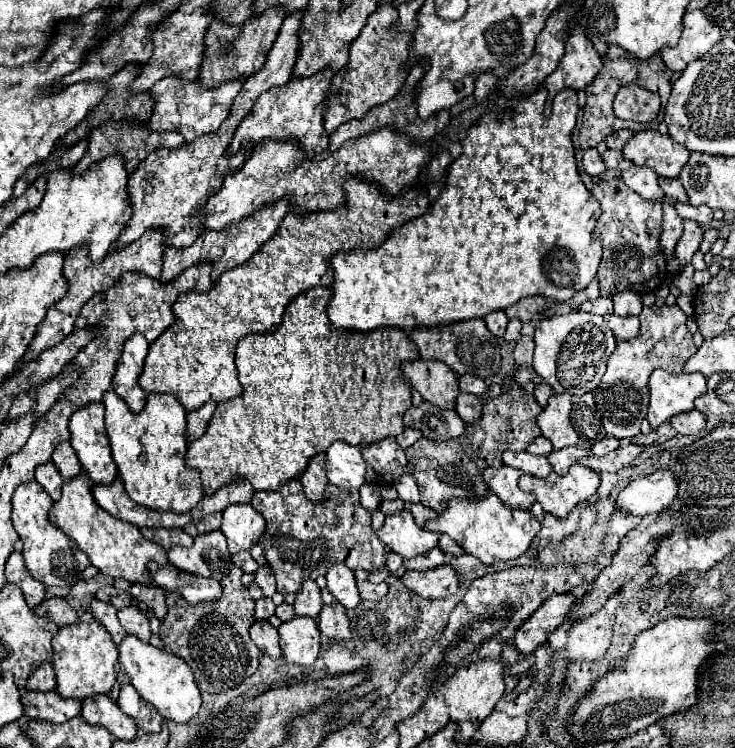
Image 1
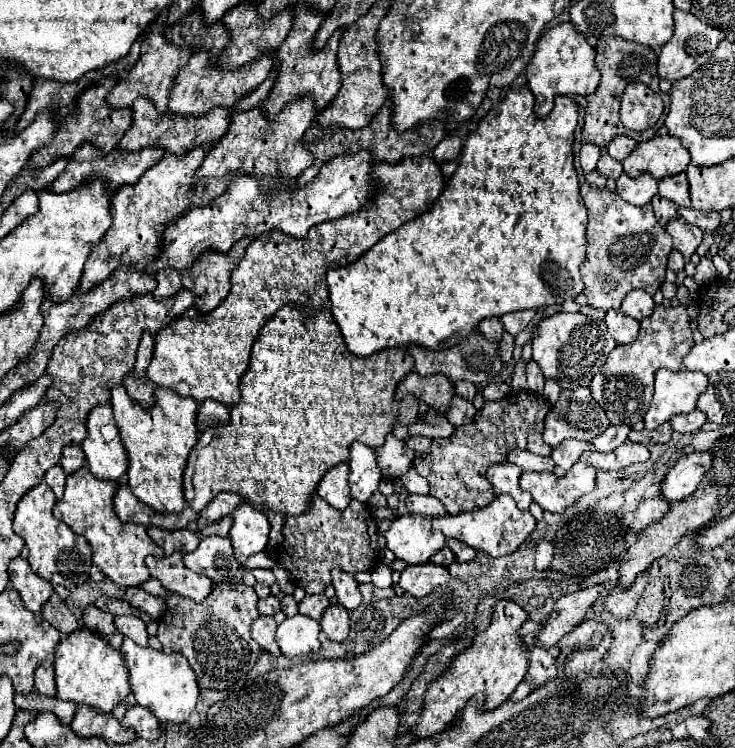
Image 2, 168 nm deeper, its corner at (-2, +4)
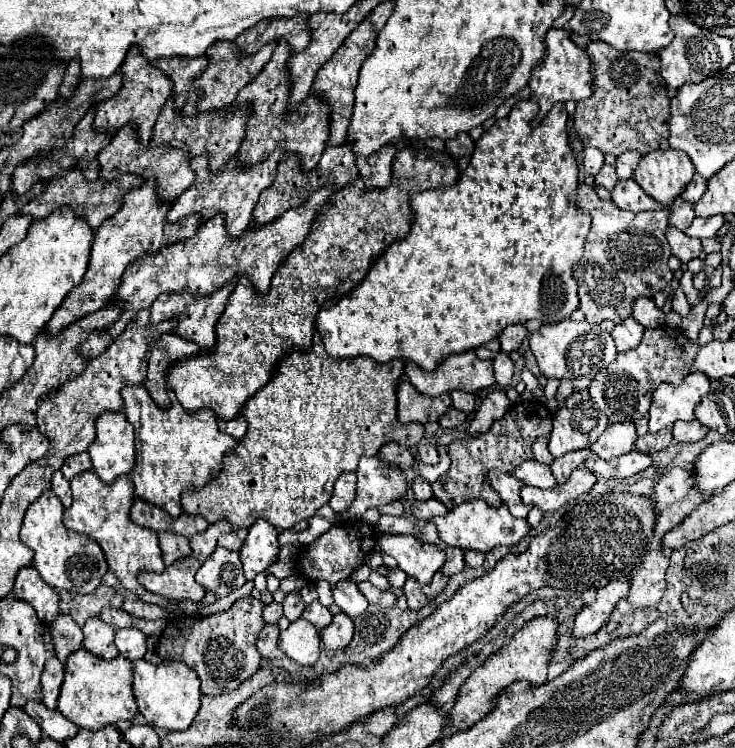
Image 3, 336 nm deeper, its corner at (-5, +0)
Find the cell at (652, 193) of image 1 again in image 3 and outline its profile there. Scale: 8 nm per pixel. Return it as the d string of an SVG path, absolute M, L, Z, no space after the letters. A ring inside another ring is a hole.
M622 179L622 181L618 181L616 187L612 189L612 201L620 209L632 211L632 213L664 209L664 205L658 203L658 201L654 201L650 195L646 195L642 191L642 187L634 179Z

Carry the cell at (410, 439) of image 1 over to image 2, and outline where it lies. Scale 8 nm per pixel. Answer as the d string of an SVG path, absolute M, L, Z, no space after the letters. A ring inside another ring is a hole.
M407 437L405 441L415 453L427 453L429 447L431 447L431 439L425 439L425 437Z

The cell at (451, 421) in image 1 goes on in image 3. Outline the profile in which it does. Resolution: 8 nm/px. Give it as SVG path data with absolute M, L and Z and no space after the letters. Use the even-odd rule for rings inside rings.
M394 441L386 443L386 445L380 449L378 457L380 457L382 461L390 463L390 465L402 465L402 469L406 469L406 467L410 467L410 465L414 463L414 453L412 453L410 449L406 449L406 447L394 443Z

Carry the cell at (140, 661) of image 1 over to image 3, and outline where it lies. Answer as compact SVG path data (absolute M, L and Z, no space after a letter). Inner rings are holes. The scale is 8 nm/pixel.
M138 659L132 661L132 667L132 689L138 709L144 715L146 723L150 723L152 727L166 727L170 731L186 731L200 709L202 693L196 671L192 671L188 665L180 661L152 665L144 659Z

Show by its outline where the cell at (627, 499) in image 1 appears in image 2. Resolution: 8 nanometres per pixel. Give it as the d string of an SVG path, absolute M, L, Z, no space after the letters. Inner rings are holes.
M693 451L689 455L683 455L665 475L661 493L669 503L689 497L703 483L703 477L711 469L711 465L713 465L711 451Z

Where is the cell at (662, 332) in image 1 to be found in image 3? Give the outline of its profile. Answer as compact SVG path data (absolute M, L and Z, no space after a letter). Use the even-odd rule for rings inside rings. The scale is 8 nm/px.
M662 325L656 329L646 329L636 349L618 353L614 363L600 369L600 373L594 377L592 385L588 387L588 393L592 395L592 399L596 401L600 411L608 417L610 423L638 421L640 417L648 415L652 393L660 383L668 381L676 385L690 373L690 365L696 353L698 353L696 341L688 339L686 333L678 327Z

